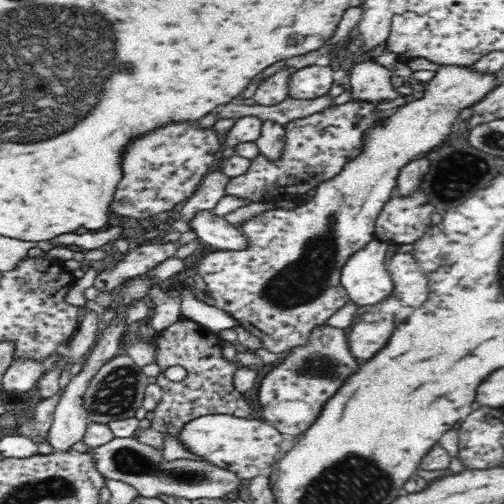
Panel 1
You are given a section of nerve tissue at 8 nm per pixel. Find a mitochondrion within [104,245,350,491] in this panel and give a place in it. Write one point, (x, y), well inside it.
(126, 460)

